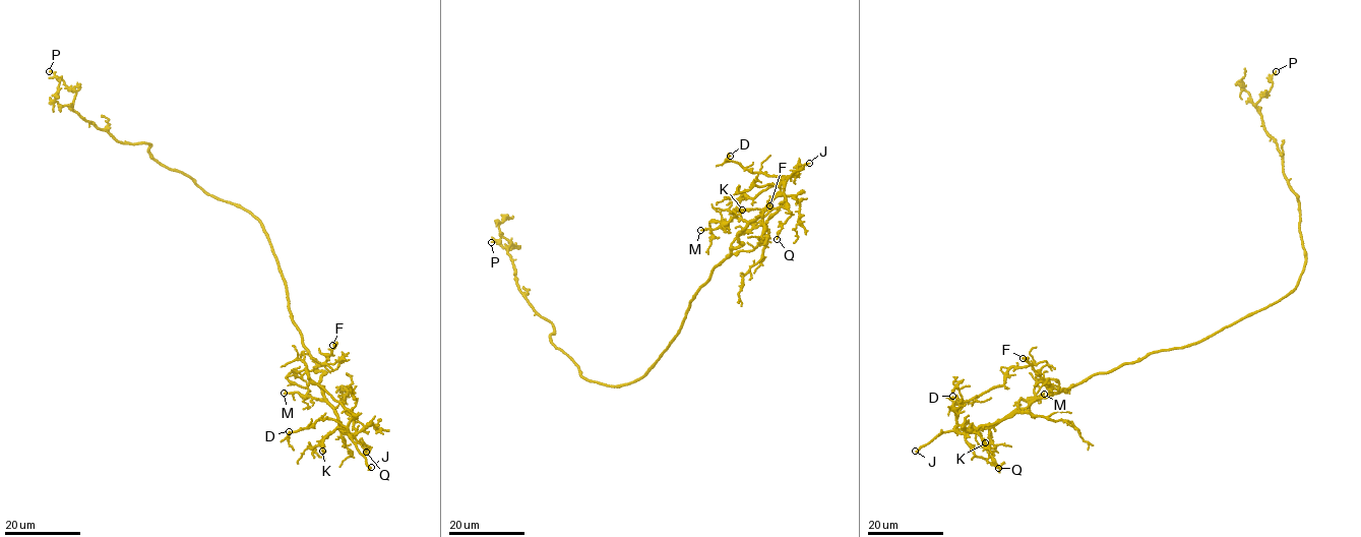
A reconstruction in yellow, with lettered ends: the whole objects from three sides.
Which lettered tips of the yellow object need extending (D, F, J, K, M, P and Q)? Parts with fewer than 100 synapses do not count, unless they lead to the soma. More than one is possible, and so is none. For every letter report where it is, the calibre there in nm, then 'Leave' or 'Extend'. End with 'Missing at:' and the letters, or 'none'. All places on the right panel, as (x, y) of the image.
D: Place: (952, 396). Thickness 110 nm. Leave
F: Place: (1023, 358). Thickness 240 nm. Leave
J: Place: (915, 451). Thickness 240 nm. Extend
K: Place: (985, 442). Thickness 110 nm. Leave
M: Place: (1044, 394). Thickness 120 nm. Leave
P: Place: (1276, 71). Thickness 120 nm. Leave
Q: Place: (998, 468). Thickness 130 nm. Leave
Missing at: J

